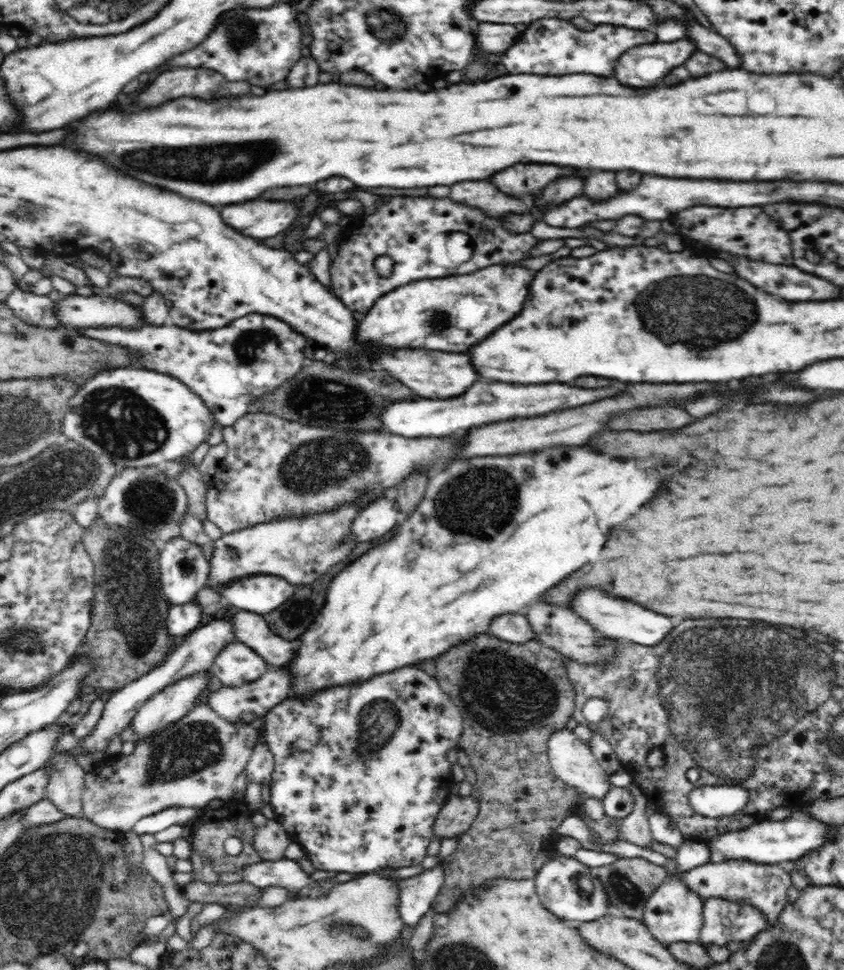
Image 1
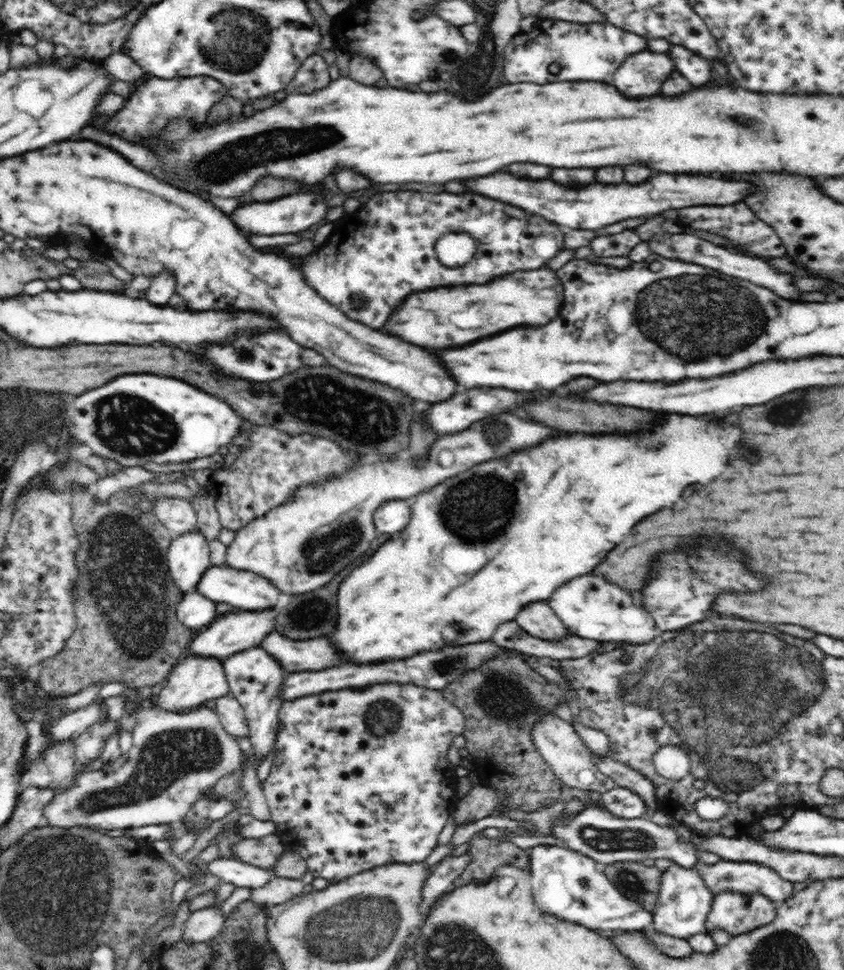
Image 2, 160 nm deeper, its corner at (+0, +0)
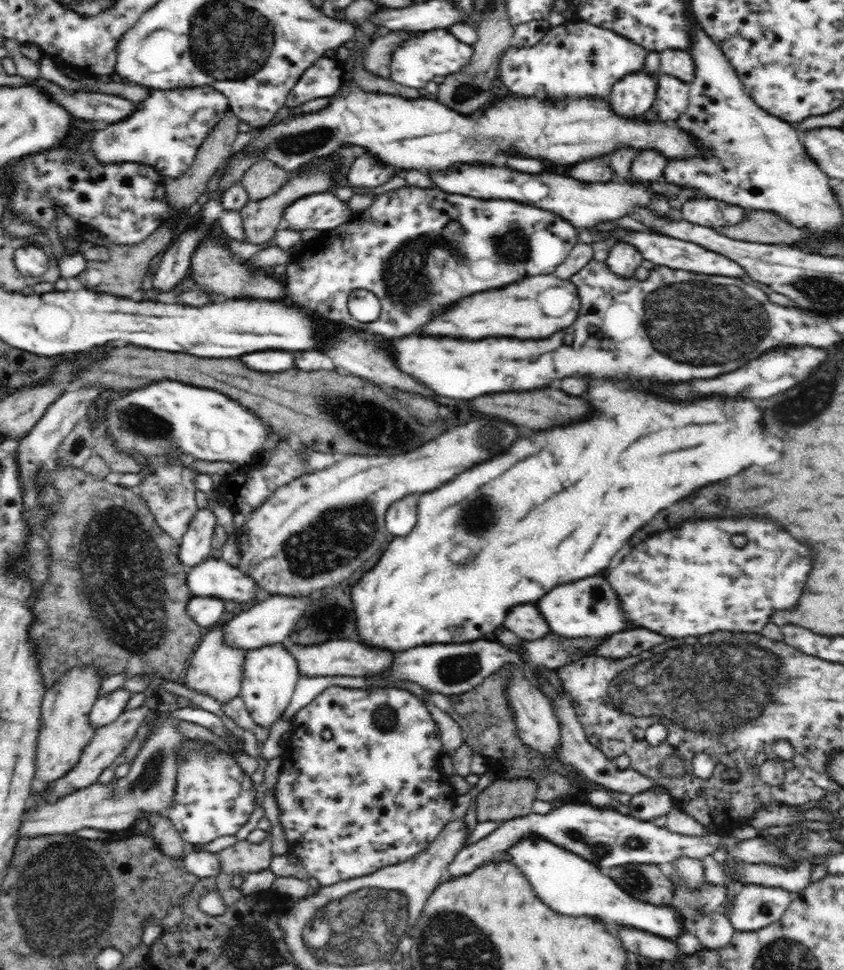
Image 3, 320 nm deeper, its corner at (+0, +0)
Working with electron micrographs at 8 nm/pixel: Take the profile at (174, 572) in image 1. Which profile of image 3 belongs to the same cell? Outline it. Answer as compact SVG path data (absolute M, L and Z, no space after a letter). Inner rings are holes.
M204 507L196 511L179 542L178 556L184 567L200 566L206 558L212 557L212 534L216 524L216 516L210 509Z

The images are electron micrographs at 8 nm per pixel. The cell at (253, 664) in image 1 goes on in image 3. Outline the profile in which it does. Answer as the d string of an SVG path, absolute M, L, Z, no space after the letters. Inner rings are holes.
M284 643L264 645L246 652L244 680L242 680L239 697L256 724L269 728L282 715L290 705L296 682L301 675L294 655L284 647Z

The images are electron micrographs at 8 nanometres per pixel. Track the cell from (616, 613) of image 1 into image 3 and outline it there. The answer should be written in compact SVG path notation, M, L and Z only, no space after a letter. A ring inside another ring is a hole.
M596 574L558 586L540 597L534 605L546 618L550 631L561 637L602 639L631 629L628 624L632 621L623 615L614 589L605 577Z

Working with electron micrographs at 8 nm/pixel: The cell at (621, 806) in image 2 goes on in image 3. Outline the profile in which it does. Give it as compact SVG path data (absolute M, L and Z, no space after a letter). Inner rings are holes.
M656 785L640 794L630 795L629 805L620 806L620 809L631 817L652 821L674 809L674 800L666 787Z

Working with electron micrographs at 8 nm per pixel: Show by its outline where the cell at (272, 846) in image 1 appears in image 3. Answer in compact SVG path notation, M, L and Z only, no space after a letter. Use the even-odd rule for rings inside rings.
M270 837L260 844L251 844L247 840L230 840L226 847L218 852L221 869L216 880L216 890L221 893L228 889L235 874L268 869L274 856L270 846Z

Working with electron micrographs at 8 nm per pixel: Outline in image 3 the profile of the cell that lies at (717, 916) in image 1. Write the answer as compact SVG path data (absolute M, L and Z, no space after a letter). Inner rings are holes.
M747 884L743 885L741 891L735 896L733 905L729 913L726 912L726 916L736 931L760 930L780 920L786 908L790 906L790 902L792 902L792 895L788 890L780 889L780 887Z

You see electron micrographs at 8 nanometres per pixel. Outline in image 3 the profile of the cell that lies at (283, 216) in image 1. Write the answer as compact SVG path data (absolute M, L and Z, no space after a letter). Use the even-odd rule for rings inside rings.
M324 192L304 196L286 206L280 226L295 230L298 234L308 229L319 232L334 230L354 218L355 213L347 202L338 200L336 194Z

